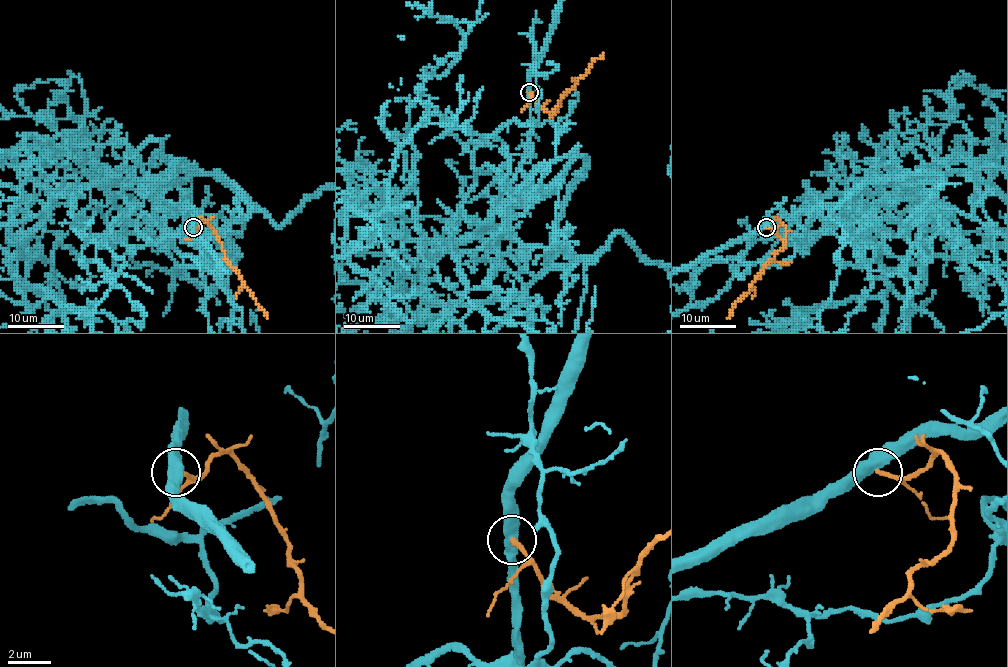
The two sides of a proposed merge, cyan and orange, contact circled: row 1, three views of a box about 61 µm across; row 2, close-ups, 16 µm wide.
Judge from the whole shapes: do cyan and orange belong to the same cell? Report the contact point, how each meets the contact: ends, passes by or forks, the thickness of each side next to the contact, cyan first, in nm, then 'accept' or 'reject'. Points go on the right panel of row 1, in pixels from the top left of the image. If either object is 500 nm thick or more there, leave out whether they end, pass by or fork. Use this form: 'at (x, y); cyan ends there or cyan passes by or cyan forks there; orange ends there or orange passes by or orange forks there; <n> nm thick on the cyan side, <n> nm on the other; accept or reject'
at (766, 227); 500 nm thick on the cyan side, 220 nm on the other; reject

